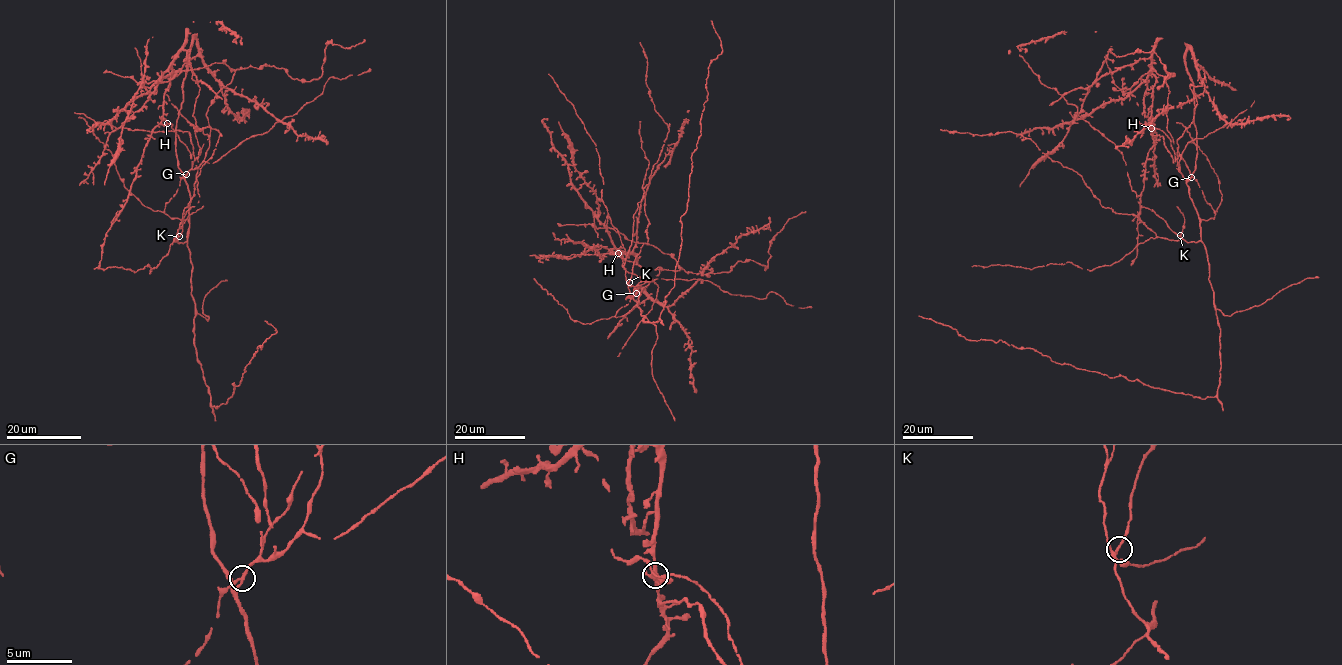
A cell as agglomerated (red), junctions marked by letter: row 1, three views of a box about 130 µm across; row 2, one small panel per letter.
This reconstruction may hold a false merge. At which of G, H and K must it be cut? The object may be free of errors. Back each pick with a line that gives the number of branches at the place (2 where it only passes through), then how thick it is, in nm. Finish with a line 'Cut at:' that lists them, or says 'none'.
Cut at: none

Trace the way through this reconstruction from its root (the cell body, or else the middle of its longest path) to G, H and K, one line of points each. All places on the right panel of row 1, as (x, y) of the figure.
G: (1199, 228), (1199, 217), (1187, 184), (1191, 177)
H: (1199, 228), (1199, 217), (1186, 180), (1178, 170), (1170, 140), (1160, 129), (1151, 128)
K: (1199, 228), (1200, 239), (1196, 242), (1187, 242), (1180, 235)

